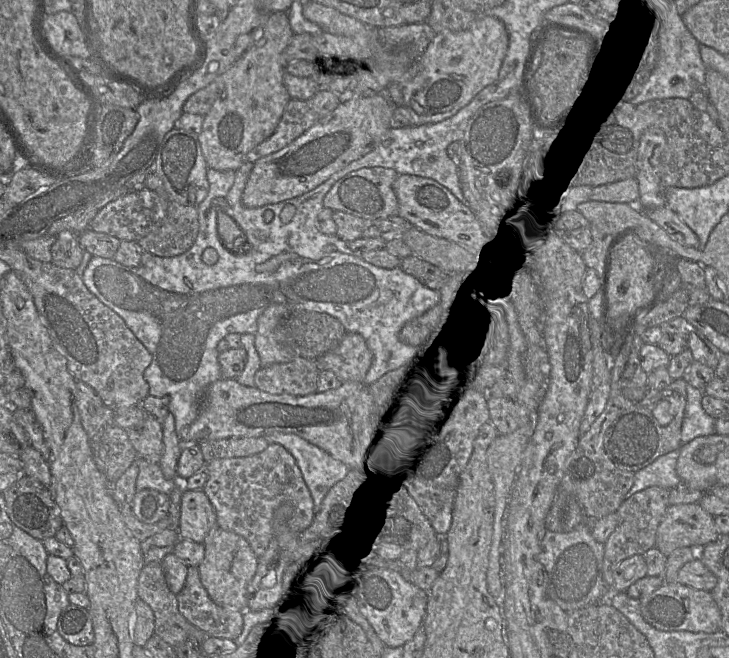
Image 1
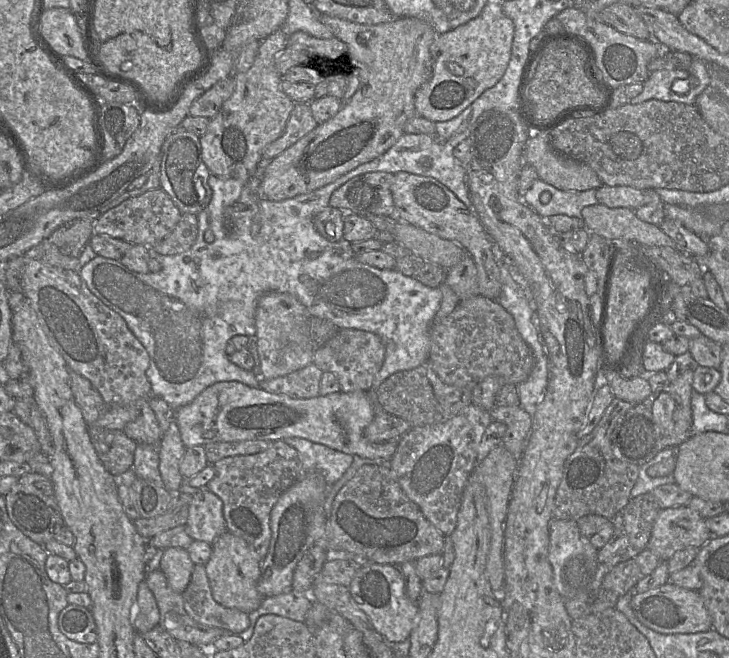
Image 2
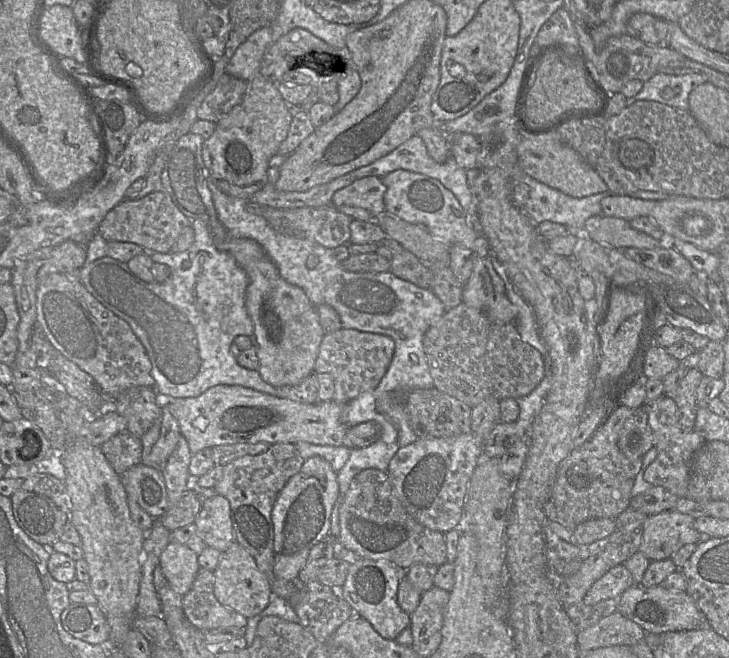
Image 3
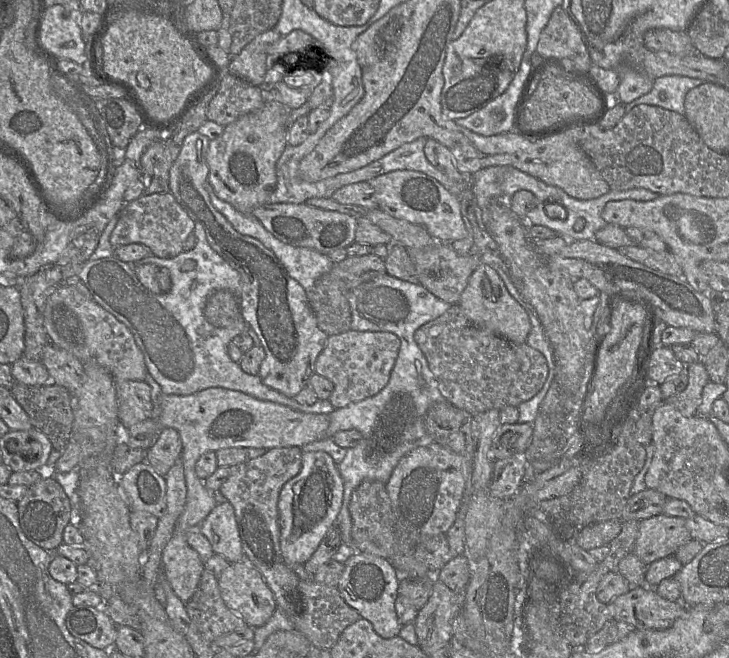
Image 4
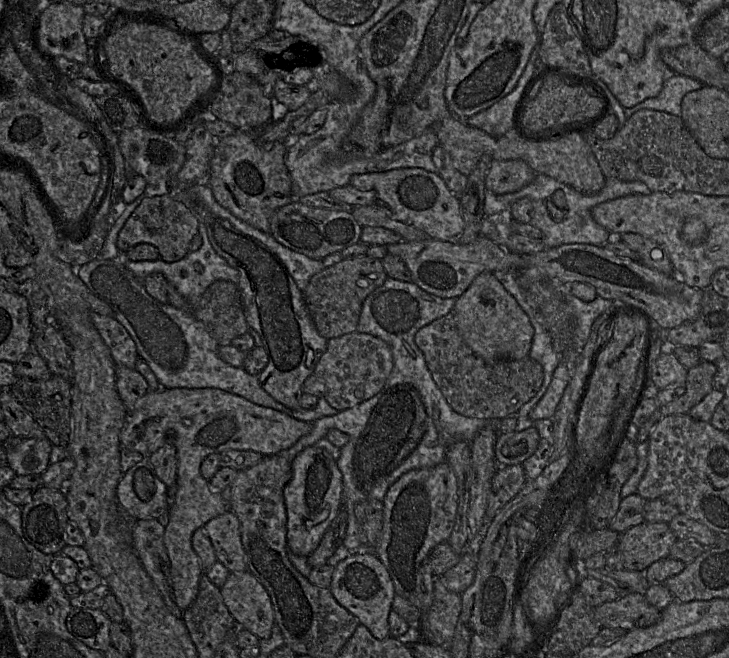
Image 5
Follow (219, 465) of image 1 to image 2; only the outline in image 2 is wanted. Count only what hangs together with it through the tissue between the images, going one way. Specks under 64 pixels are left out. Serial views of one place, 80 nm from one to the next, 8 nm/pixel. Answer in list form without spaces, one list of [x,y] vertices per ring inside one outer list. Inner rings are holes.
[[[277,440],[263,452],[226,457],[215,462],[213,467],[215,475],[206,489],[222,500],[227,530],[245,540],[263,560],[271,540],[272,508],[279,497],[304,475],[297,451],[283,440]]]

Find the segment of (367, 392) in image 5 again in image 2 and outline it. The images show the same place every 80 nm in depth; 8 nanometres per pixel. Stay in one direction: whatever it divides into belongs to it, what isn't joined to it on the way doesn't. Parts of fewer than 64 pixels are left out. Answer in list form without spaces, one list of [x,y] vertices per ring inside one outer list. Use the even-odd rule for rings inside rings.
[[[339,329],[324,345],[317,347],[313,362],[323,372],[332,372],[342,392],[369,391],[385,359],[385,345],[372,332],[357,329]]]

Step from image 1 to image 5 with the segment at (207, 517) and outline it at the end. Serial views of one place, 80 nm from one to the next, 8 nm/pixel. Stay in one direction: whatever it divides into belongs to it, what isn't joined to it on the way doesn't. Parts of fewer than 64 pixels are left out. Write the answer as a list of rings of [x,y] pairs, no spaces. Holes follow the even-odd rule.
[[[231,509],[209,520],[203,526],[203,529],[213,545],[217,560],[230,573],[247,570],[246,555],[241,541],[240,523]]]

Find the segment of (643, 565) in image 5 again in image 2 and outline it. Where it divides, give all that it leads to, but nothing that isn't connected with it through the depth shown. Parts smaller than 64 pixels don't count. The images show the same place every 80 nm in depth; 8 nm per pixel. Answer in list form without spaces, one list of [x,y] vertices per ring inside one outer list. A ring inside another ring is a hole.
[[[688,506],[661,509],[651,531],[646,549],[649,549],[661,561],[668,561],[677,551],[687,547],[699,549],[712,537],[705,524],[705,519]]]

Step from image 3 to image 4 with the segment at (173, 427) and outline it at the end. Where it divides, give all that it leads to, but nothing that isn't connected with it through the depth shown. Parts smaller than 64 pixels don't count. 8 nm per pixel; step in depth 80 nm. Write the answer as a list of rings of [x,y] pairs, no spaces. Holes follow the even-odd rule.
[[[165,428],[154,445],[146,450],[145,460],[165,478],[171,467],[180,458],[181,452],[182,441],[178,431],[173,428]]]

